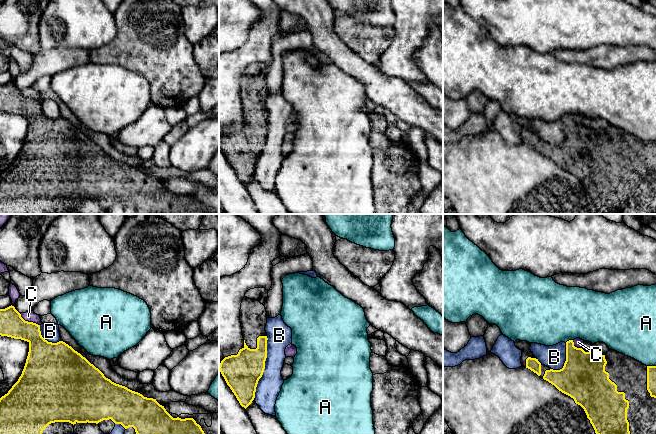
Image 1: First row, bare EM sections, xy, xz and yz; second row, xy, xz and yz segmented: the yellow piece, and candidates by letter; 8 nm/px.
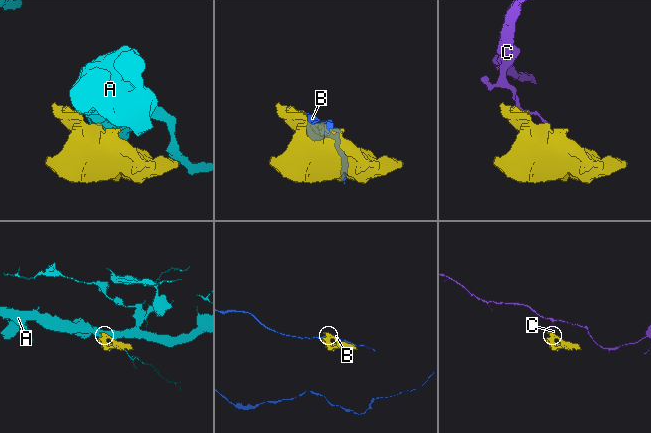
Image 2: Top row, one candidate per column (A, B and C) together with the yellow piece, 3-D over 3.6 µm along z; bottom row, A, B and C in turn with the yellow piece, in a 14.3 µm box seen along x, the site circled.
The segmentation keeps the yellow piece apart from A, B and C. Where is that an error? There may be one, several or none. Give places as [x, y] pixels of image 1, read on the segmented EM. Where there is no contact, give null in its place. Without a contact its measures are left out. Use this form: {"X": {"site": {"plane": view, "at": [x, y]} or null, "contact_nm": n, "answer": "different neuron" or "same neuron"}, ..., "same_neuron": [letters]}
{"A": {"site": {"plane": "yz", "at": [651, 366]}, "contact_nm": 70, "answer": "different neuron"}, "B": {"site": {"plane": "xz", "at": [264, 367]}, "contact_nm": 500, "answer": "different neuron"}, "C": {"site": {"plane": "xy", "at": [29, 322]}, "contact_nm": 190, "answer": "different neuron"}, "same_neuron": []}

